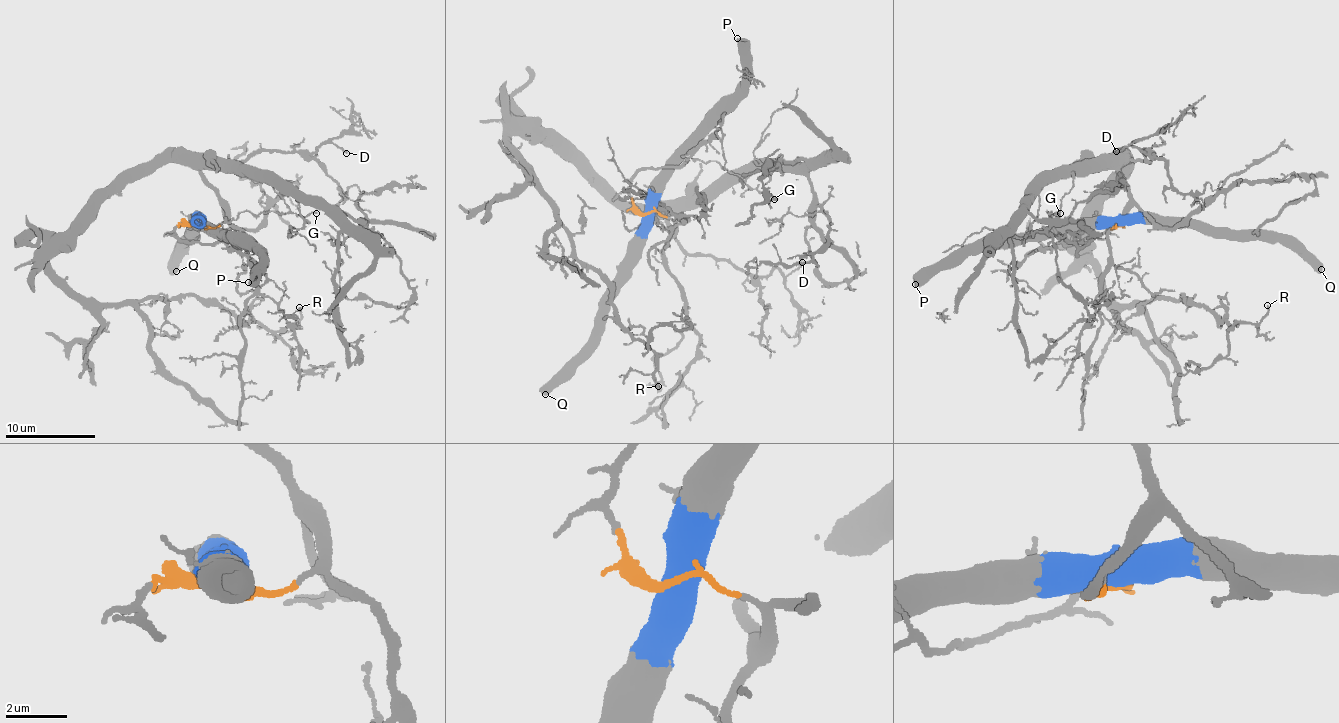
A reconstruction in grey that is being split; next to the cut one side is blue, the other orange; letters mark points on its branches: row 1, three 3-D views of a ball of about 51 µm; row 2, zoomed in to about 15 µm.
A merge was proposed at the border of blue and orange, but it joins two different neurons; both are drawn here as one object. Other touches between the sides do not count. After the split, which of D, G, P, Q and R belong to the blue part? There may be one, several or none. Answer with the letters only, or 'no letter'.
G, P, Q

